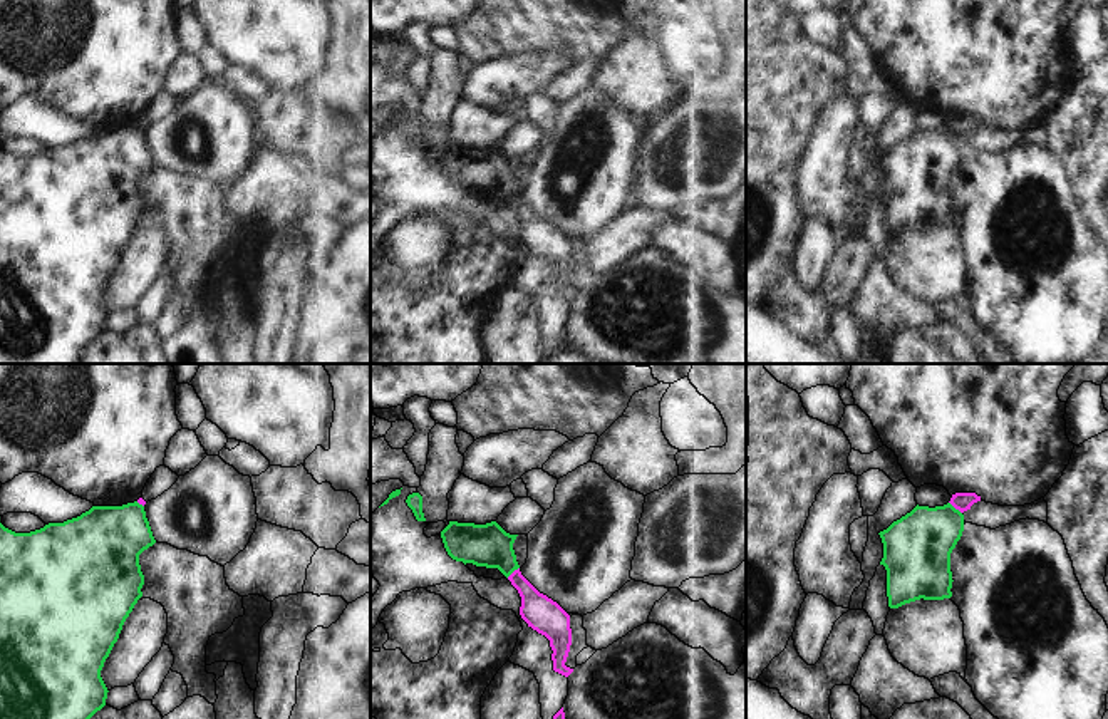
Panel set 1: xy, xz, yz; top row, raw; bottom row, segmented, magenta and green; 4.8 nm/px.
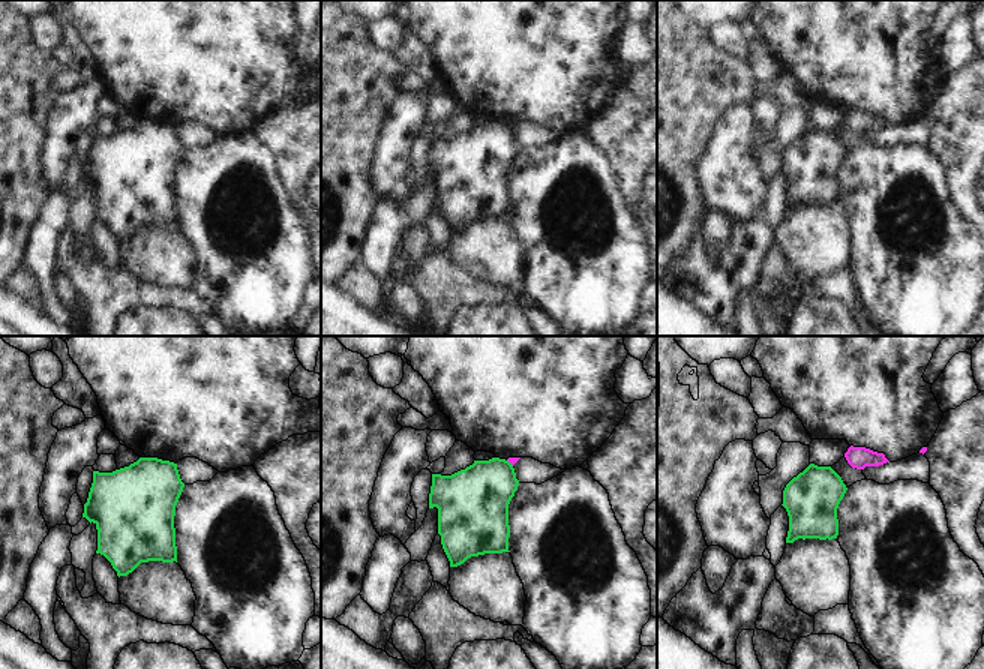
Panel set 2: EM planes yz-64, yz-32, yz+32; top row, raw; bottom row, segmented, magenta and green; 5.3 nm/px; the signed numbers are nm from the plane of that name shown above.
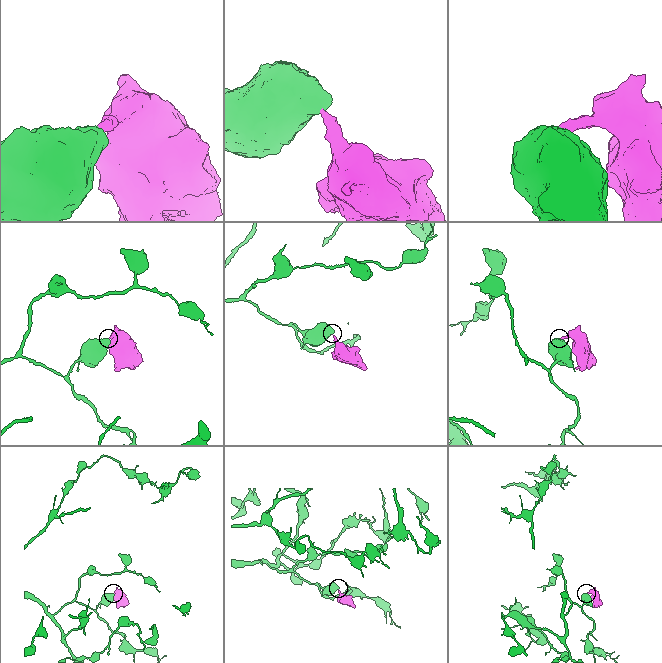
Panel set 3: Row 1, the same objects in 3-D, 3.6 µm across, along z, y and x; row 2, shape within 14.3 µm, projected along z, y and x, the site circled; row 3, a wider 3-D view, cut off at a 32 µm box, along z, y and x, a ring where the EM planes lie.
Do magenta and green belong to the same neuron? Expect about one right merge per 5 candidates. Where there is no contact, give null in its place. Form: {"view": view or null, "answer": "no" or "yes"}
{"view": "yz", "answer": "no"}

